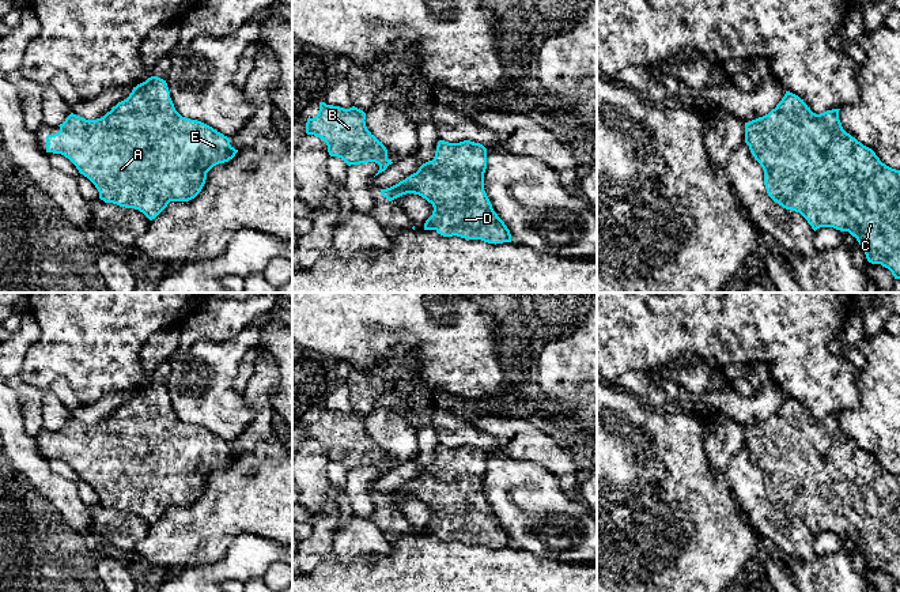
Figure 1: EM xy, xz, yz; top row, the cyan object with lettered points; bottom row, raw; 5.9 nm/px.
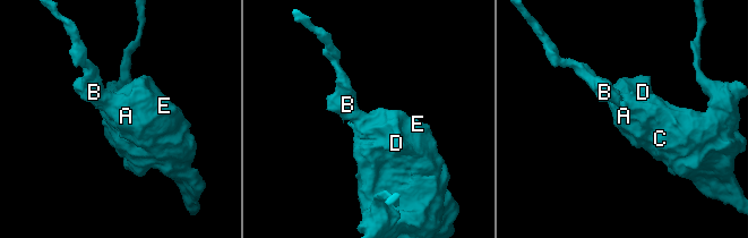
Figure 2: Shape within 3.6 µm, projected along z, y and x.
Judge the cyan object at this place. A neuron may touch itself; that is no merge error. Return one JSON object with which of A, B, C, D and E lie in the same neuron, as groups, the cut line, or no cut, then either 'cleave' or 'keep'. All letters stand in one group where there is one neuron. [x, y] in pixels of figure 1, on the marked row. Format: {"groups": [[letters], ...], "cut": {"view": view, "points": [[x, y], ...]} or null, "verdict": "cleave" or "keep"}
{"groups": [["A", "B", "C", "D", "E"]], "cut": null, "verdict": "keep"}

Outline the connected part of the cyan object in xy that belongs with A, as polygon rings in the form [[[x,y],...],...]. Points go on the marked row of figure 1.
[[[151,76],[103,117],[86,120],[71,113],[54,135],[46,136],[46,152],[68,158],[98,189],[99,199],[155,219],[170,201],[189,201],[203,189],[207,173],[228,162],[238,150],[212,127],[182,117],[174,108],[166,80]]]

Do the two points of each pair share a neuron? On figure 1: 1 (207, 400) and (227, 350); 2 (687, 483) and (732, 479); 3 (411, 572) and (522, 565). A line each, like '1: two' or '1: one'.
1: one
2: two
3: one

